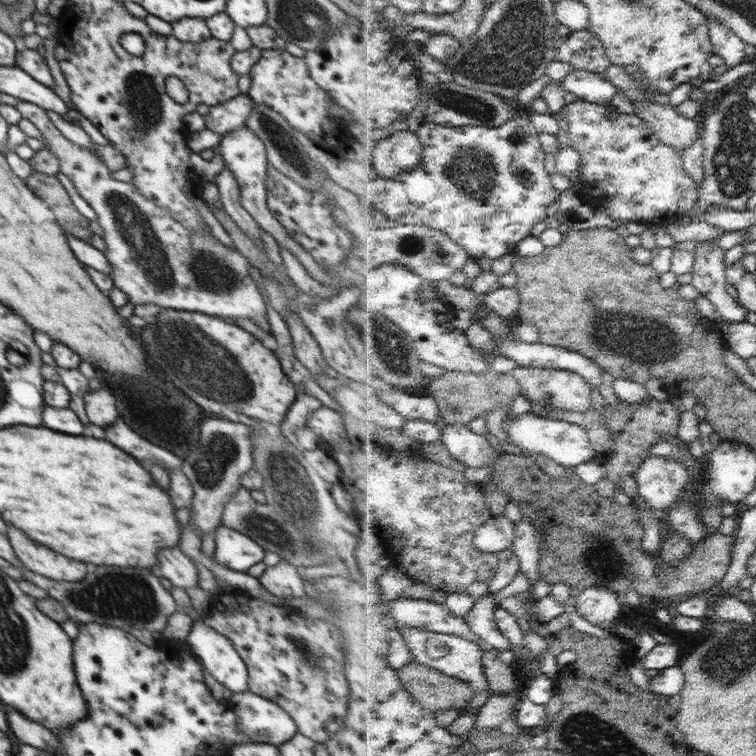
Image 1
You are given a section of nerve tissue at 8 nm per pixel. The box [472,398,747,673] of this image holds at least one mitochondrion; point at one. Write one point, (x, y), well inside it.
(607, 563)

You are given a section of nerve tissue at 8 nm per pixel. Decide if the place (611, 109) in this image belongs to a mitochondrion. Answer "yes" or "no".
no

